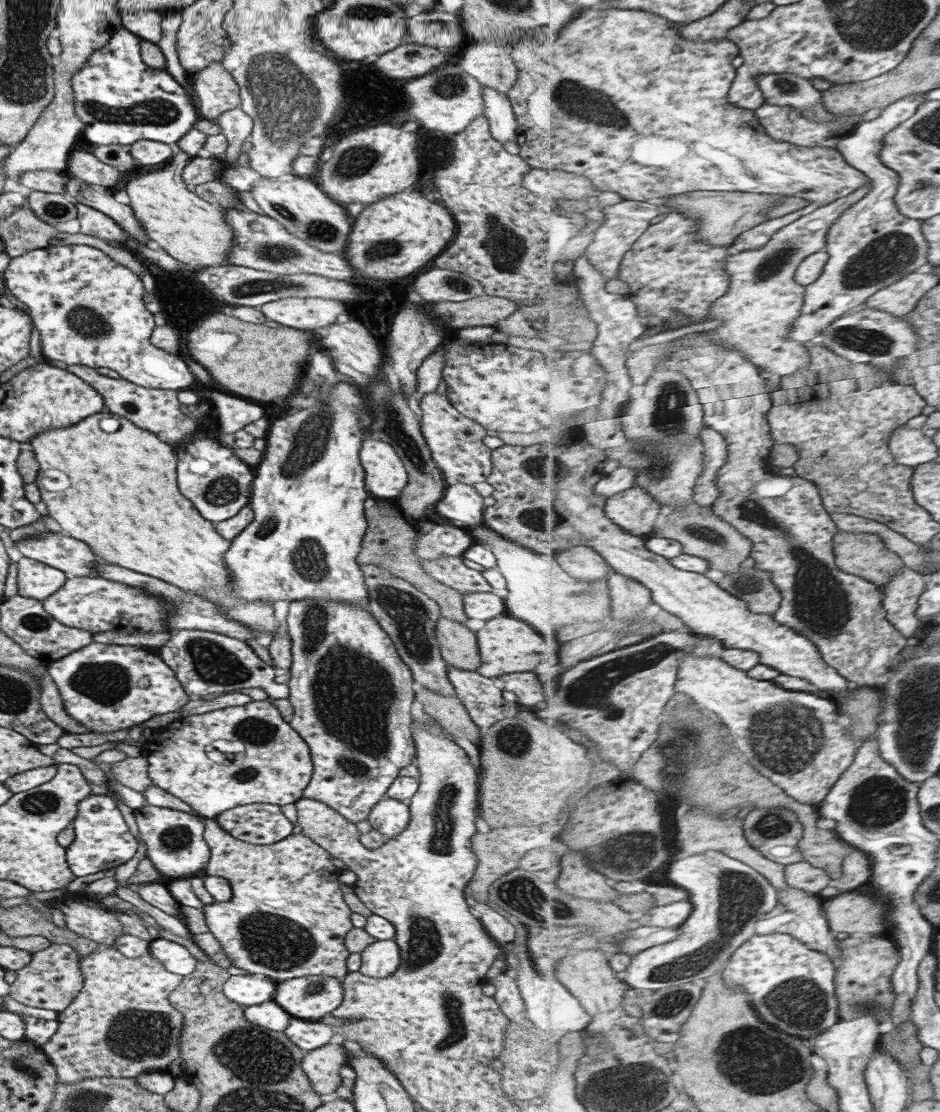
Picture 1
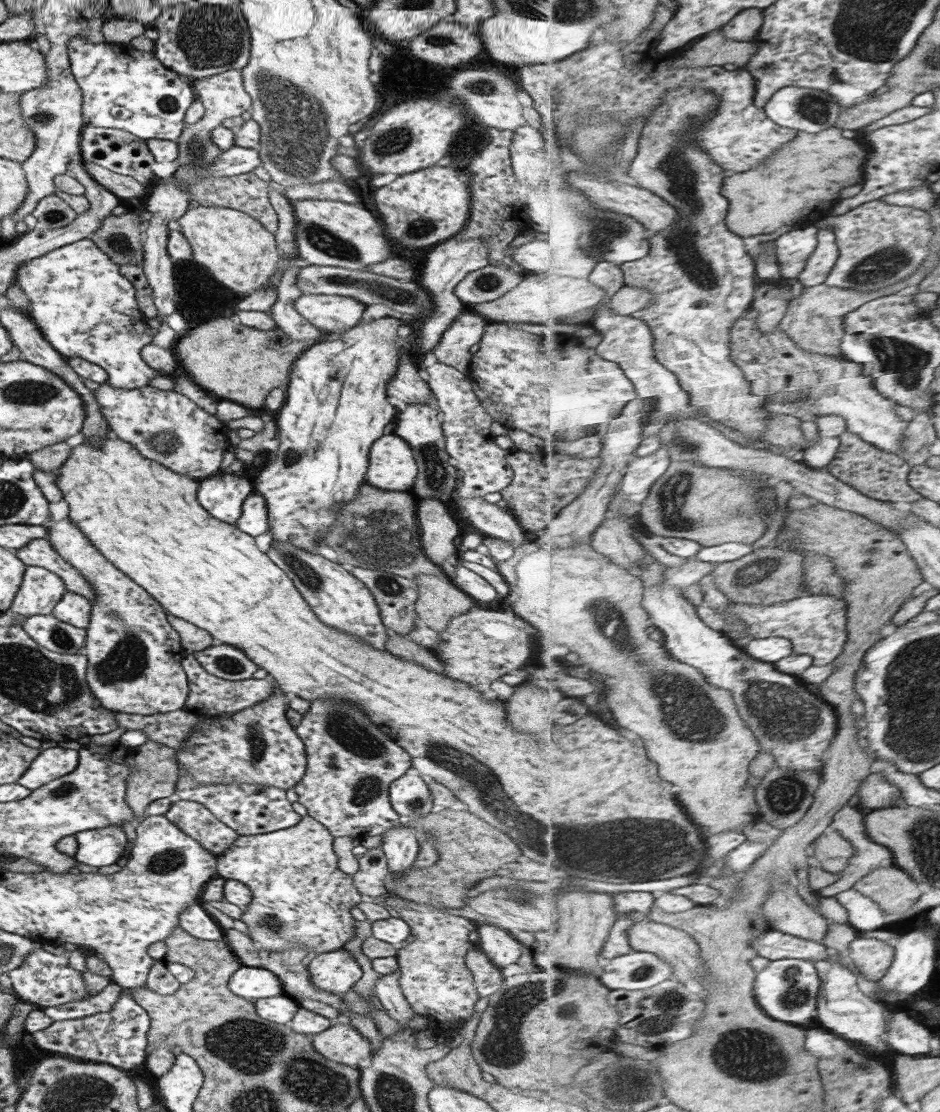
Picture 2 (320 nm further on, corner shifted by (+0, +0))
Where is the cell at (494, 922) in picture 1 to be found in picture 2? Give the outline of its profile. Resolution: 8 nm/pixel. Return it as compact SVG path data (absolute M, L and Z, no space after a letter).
M485 923L477 926L475 931L479 937L476 947L497 968L505 968L519 958L522 946L513 940L505 930Z

